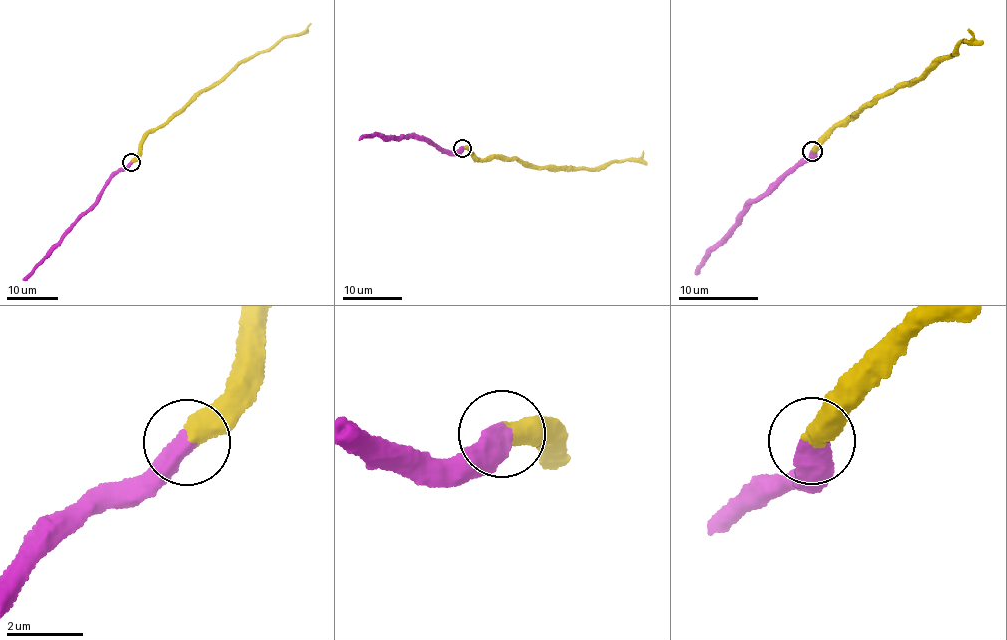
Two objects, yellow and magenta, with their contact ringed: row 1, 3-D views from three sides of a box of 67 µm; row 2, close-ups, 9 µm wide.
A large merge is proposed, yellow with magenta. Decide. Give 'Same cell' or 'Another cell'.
Another cell

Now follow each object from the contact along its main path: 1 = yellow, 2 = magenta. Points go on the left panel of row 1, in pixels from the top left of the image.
1: (132, 162), (147, 134), (167, 124), (197, 94), (220, 84), (241, 63), (300, 35), (310, 23)
2: (132, 162), (112, 173), (92, 205), (52, 245), (23, 280)

